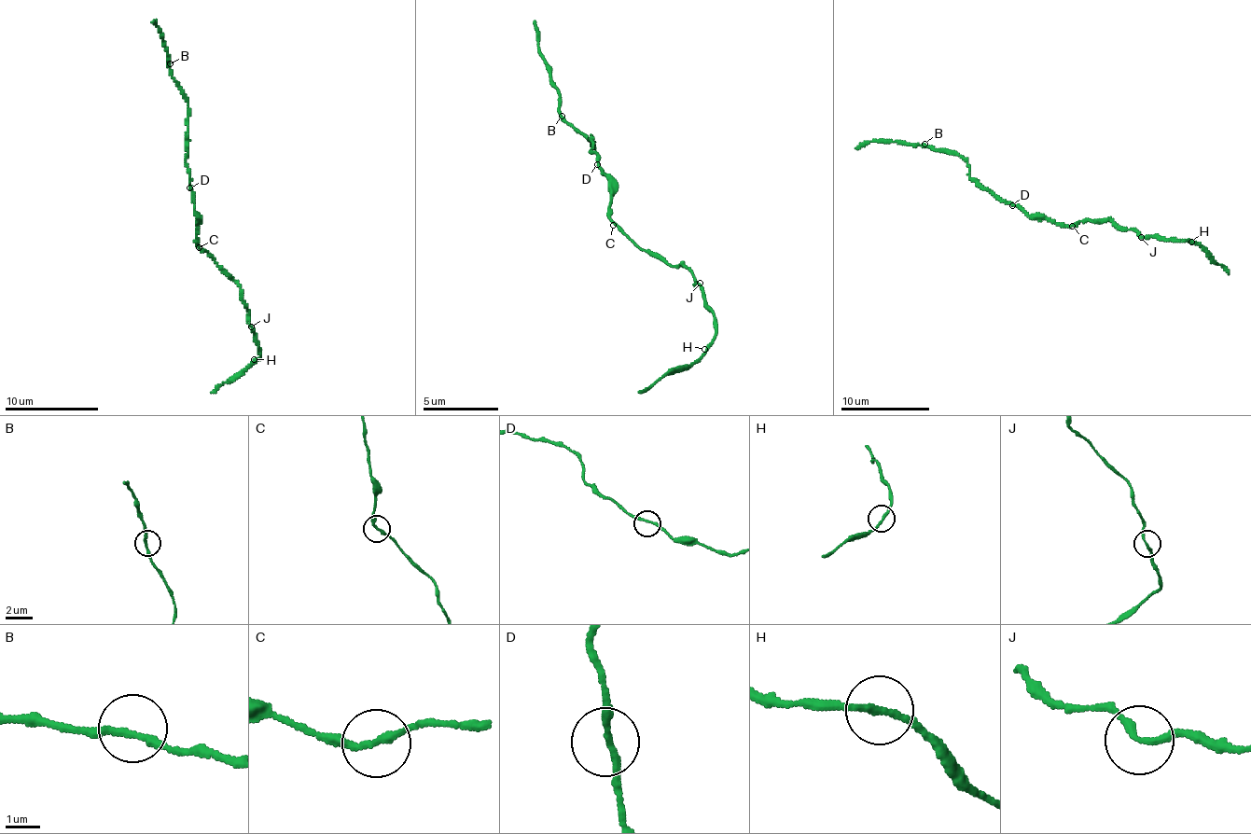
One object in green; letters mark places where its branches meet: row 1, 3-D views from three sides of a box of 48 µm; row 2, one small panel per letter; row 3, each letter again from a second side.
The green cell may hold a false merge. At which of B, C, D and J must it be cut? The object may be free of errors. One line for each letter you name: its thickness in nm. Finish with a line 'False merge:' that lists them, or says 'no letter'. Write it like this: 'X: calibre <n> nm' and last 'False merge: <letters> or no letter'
False merge: no letter

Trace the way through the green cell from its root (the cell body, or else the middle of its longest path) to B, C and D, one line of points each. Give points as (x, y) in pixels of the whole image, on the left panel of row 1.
B: (196, 223), (194, 192), (189, 185), (189, 170), (185, 163), (187, 104), (172, 76), (170, 63)
C: (196, 223), (199, 247)
D: (196, 223), (194, 196), (189, 187)

